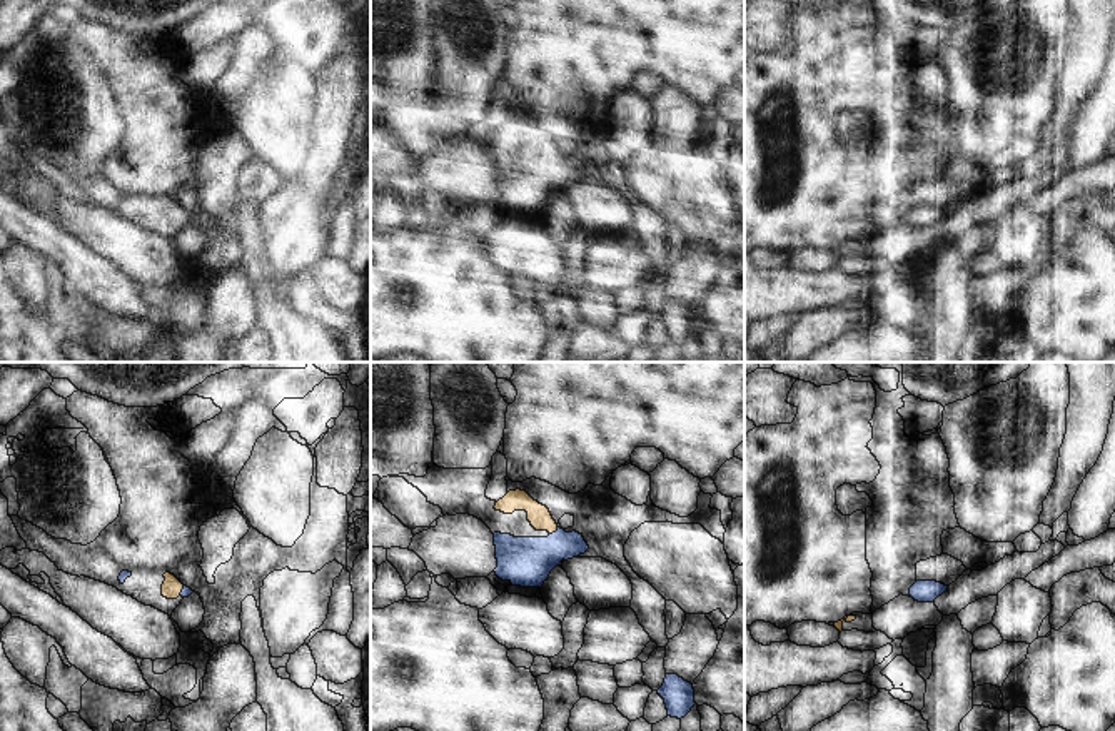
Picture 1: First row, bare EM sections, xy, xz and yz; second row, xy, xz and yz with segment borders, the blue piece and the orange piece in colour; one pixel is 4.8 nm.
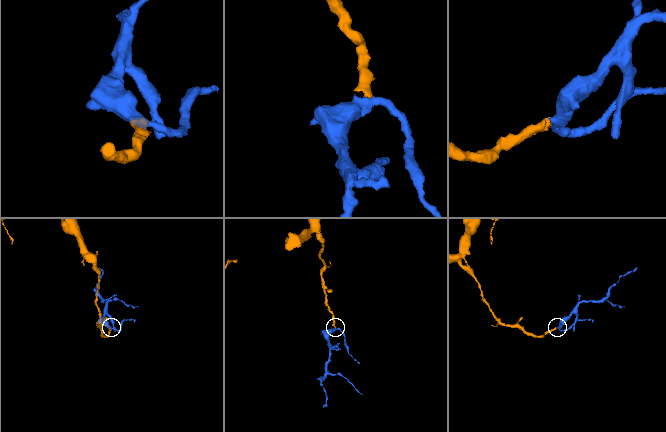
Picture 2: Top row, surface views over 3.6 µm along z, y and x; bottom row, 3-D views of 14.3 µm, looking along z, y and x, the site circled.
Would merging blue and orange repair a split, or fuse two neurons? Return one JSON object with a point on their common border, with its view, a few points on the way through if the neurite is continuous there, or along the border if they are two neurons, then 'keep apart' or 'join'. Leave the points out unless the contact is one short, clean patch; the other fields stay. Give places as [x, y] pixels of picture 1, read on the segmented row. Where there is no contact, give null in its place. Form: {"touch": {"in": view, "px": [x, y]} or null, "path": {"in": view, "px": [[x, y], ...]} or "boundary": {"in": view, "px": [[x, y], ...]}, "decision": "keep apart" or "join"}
{"touch": {"in": "xz", "px": [553, 533]}, "path": {"in": "xz", "px": [[524, 561], [529, 561], [553, 533], [538, 514]]}, "decision": "join"}

